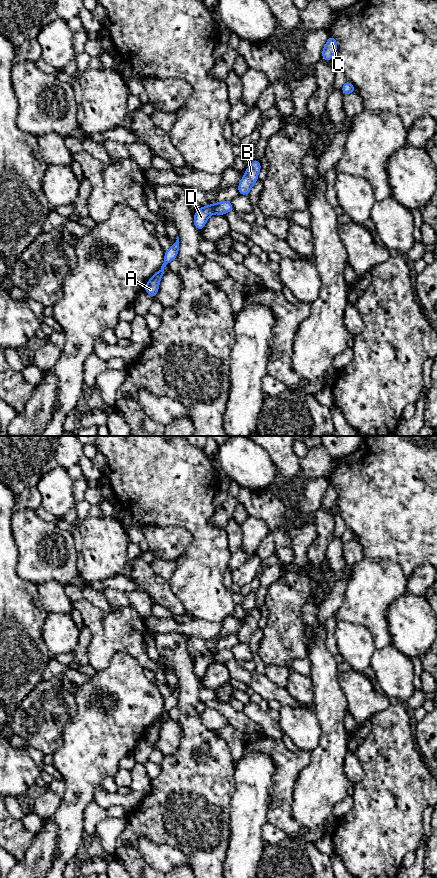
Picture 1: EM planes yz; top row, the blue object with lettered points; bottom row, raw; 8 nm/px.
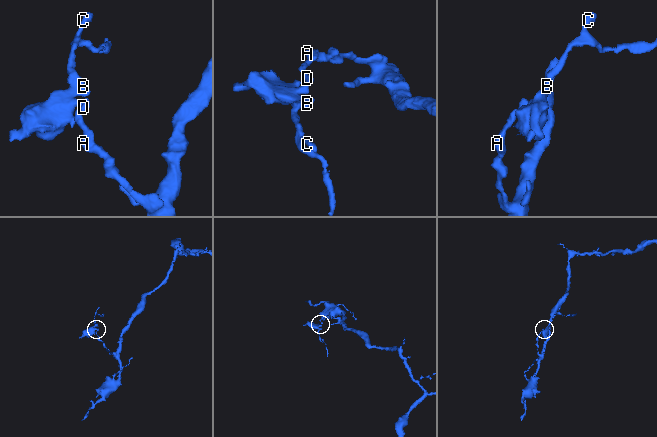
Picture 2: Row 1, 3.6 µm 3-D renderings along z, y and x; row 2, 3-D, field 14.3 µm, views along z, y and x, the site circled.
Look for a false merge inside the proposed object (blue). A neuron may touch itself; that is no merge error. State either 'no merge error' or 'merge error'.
merge error

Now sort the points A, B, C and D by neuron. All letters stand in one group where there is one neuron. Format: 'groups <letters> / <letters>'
groups A D / B C

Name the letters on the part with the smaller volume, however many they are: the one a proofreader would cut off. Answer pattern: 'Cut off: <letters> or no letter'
Cut off: B, C

